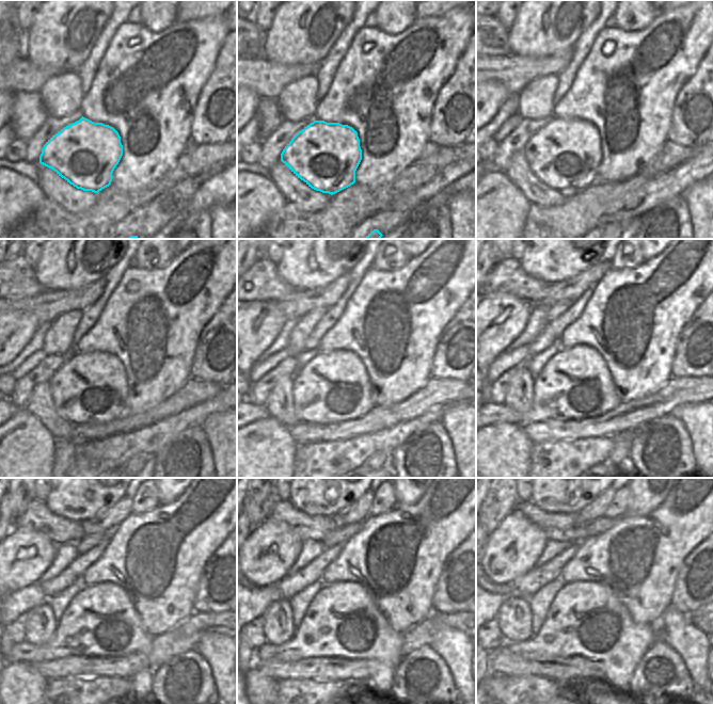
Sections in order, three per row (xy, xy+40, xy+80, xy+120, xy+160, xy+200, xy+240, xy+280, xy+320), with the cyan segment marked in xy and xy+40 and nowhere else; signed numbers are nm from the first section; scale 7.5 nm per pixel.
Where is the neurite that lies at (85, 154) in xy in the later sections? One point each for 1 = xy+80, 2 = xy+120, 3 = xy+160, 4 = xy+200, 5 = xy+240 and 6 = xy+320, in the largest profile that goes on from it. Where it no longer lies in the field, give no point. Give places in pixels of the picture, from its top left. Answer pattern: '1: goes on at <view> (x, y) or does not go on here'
1: goes on at xy+80 (565, 155)
2: goes on at xy+120 (90, 387)
3: goes on at xy+160 (333, 386)
4: goes on at xy+200 (575, 384)
5: goes on at xy+240 (100, 620)
6: goes on at xy+320 (585, 619)

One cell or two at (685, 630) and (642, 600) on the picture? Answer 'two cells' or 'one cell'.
two cells

